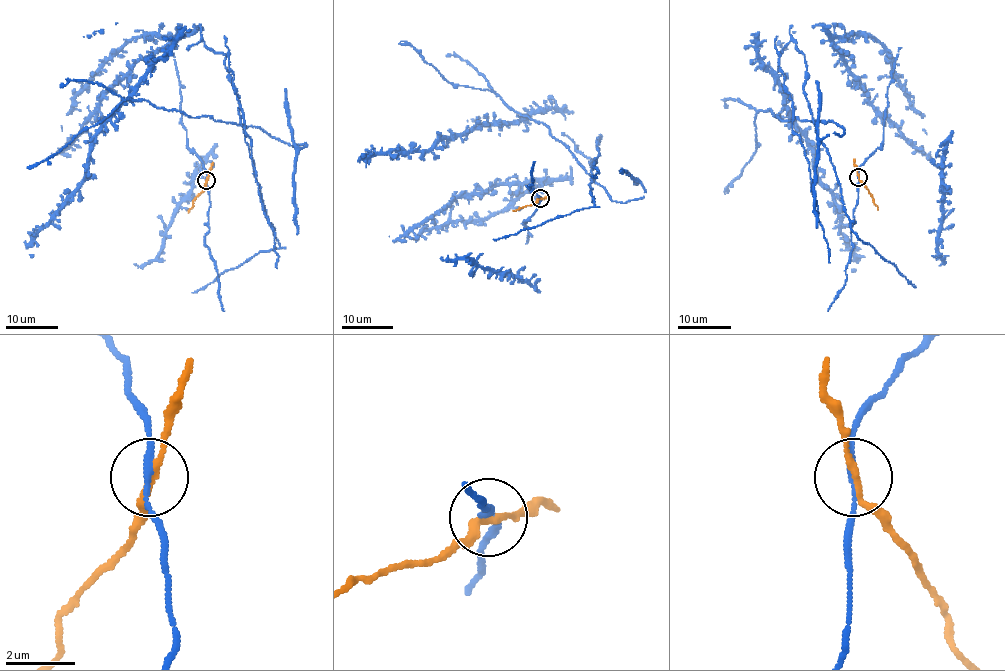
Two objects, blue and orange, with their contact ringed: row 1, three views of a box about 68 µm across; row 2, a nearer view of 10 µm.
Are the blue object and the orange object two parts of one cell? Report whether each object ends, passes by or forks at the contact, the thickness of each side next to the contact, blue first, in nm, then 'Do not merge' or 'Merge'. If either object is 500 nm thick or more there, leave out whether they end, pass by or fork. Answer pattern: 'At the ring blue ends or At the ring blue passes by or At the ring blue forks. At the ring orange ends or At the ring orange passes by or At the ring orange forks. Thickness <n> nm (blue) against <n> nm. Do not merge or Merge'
At the ring blue passes by. At the ring orange passes by. Thickness 160 nm (blue) against 190 nm. Do not merge

